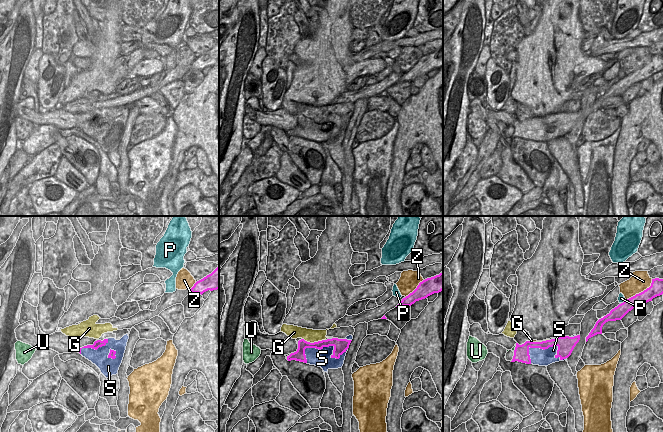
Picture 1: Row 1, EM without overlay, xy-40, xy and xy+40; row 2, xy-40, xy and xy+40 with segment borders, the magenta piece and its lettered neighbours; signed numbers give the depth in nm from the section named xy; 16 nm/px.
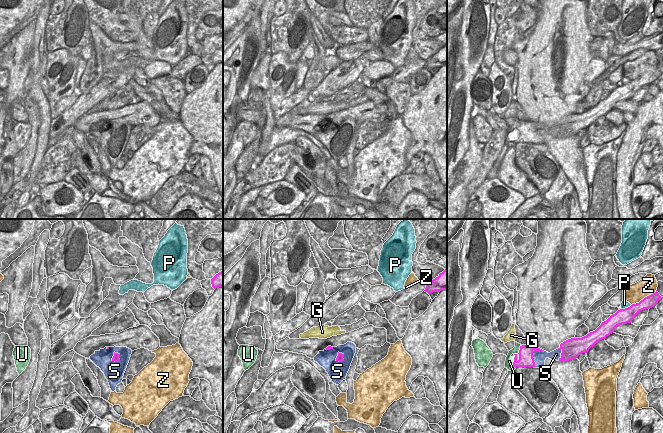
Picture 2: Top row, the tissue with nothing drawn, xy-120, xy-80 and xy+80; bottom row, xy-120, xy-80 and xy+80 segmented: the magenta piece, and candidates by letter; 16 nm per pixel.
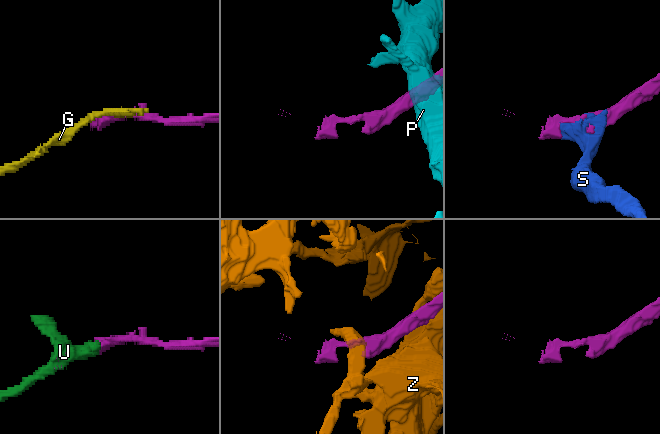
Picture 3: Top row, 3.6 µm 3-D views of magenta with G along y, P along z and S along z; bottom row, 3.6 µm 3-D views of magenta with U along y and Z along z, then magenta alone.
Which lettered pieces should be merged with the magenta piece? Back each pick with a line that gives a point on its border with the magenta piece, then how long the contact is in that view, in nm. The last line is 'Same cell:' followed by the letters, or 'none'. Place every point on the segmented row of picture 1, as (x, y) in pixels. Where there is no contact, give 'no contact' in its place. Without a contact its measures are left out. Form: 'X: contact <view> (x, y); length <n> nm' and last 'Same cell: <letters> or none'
U: contact xy+40 (515, 348); length 140 nm
Same cell: U

